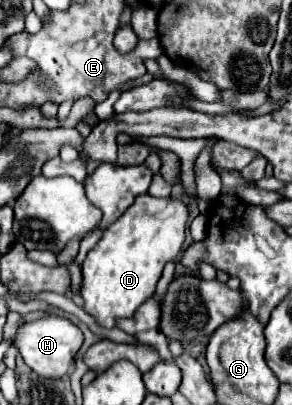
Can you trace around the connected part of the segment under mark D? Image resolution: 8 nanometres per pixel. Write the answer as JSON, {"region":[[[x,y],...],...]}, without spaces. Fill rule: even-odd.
{"region":[[[142,194],[120,220],[106,228],[102,240],[82,262],[84,312],[90,314],[98,326],[114,328],[118,318],[132,318],[136,310],[154,296],[164,264],[178,256],[182,248],[186,220],[188,210],[182,200]]]}

